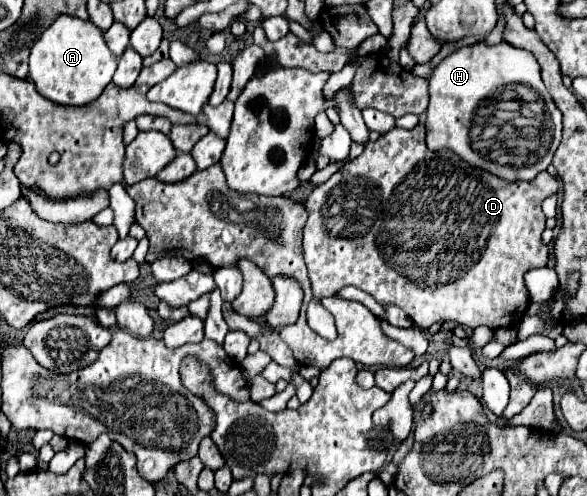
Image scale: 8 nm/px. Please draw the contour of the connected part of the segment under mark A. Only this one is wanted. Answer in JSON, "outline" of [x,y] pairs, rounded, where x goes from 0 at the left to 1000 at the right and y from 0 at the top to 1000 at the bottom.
{"outline":[[[107,32],[97,36],[97,44],[90,44],[90,52],[60,85],[49,137],[49,161],[63,173],[70,194],[104,214],[148,214],[169,198],[189,165],[199,137],[199,113],[182,101],[175,65],[158,52],[155,40]]]}

